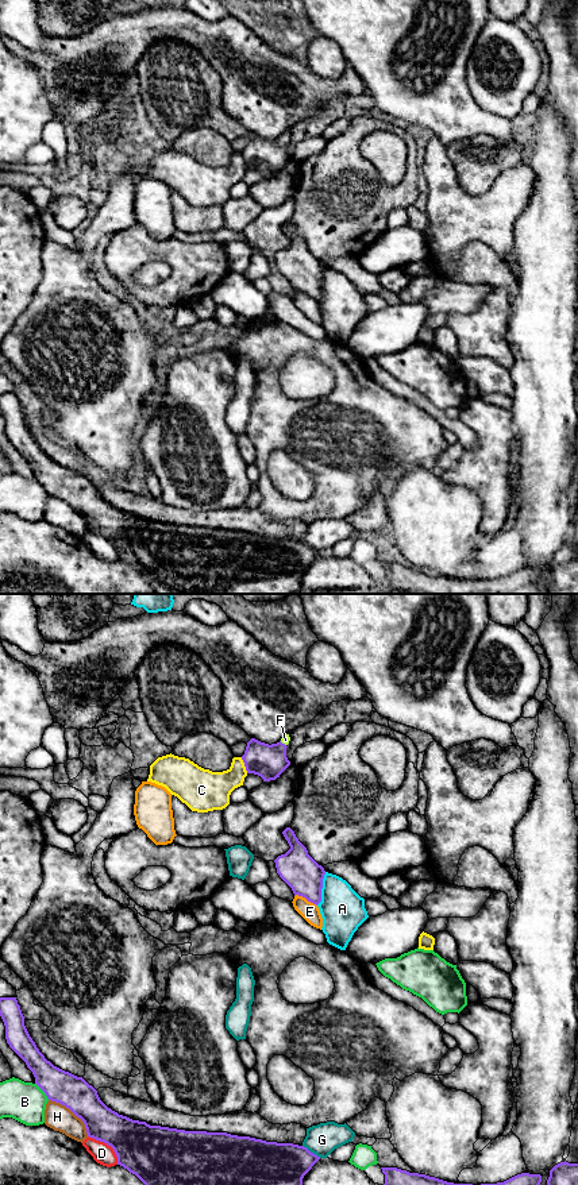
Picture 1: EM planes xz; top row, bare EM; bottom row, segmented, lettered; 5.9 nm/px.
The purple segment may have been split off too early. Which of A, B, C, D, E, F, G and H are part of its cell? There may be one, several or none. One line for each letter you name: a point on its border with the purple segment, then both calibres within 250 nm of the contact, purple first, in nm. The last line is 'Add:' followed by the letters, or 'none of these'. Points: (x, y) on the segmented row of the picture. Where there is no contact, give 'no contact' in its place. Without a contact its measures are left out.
F: xz (281, 742) | 200/50 nm
Add: F

